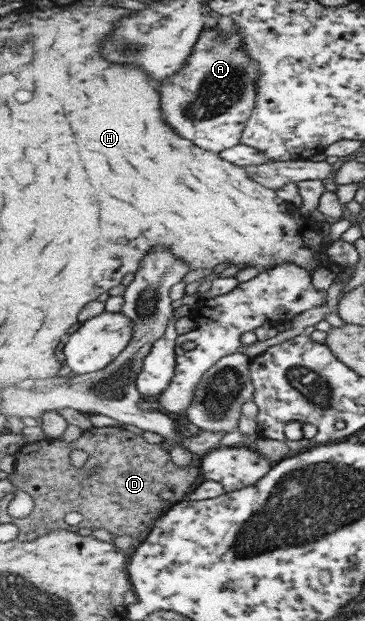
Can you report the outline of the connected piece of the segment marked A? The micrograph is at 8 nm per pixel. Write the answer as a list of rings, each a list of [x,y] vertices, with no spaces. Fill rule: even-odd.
[[[234,23],[232,27],[235,33],[224,35],[219,35],[216,27],[205,29],[183,70],[167,77],[159,89],[163,117],[175,133],[217,154],[240,145],[247,121],[253,116],[257,80],[261,78],[261,63],[247,53],[241,29]]]

